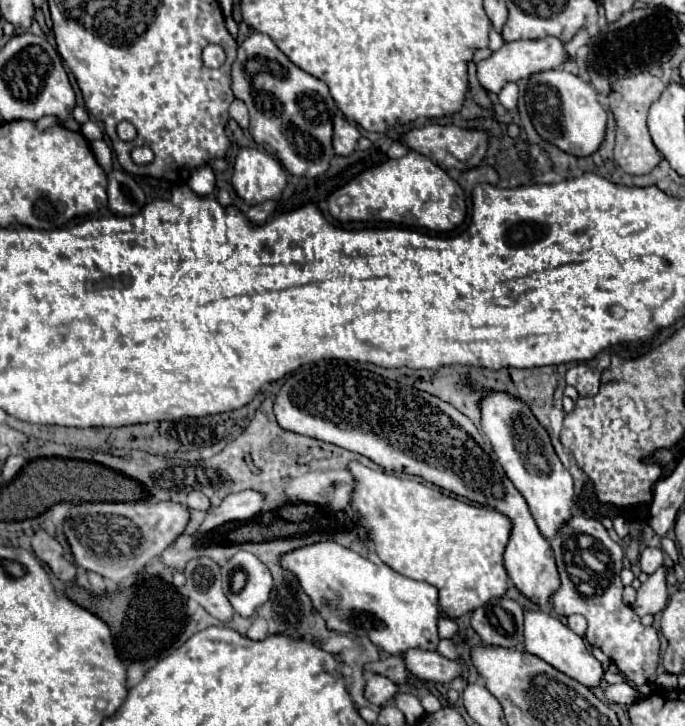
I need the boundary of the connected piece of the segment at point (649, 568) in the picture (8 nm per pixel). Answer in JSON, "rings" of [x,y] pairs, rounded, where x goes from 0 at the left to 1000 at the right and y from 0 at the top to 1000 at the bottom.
{"rings":[[[942,755],[933,769],[936,785],[945,791],[953,791],[968,777],[968,758],[965,755]]]}

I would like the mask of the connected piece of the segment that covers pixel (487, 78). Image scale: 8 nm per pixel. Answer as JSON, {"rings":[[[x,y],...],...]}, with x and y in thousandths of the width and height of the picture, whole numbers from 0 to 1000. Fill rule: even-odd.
{"rings":[[[793,52],[793,55],[752,55],[737,58],[726,72],[720,72],[714,80],[702,83],[696,88],[696,110],[711,127],[731,127],[731,121],[743,113],[755,113],[761,107],[772,107],[775,102],[816,94],[822,85],[828,85],[828,74],[822,69],[822,61],[813,52]]]}

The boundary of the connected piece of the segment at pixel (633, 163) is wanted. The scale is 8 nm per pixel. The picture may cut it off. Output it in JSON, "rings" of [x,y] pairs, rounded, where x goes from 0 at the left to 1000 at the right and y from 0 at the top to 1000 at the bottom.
{"rings":[[[945,99],[927,102],[921,107],[909,107],[892,118],[889,149],[901,165],[901,198],[898,198],[898,223],[921,242],[936,242],[953,237],[953,231],[965,223],[965,212],[956,204],[947,179],[945,179],[945,152],[950,140],[962,135],[971,124],[971,116]]]}

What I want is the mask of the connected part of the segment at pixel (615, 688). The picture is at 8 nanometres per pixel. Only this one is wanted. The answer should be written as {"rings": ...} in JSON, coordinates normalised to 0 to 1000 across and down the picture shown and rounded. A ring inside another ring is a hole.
{"rings":[[[895,942],[895,945],[886,945],[883,948],[883,959],[889,961],[889,964],[895,964],[895,967],[901,967],[901,970],[924,970],[927,964],[936,964],[939,961],[939,956],[930,950],[930,948],[924,948],[924,945],[918,945],[918,942]]]}

